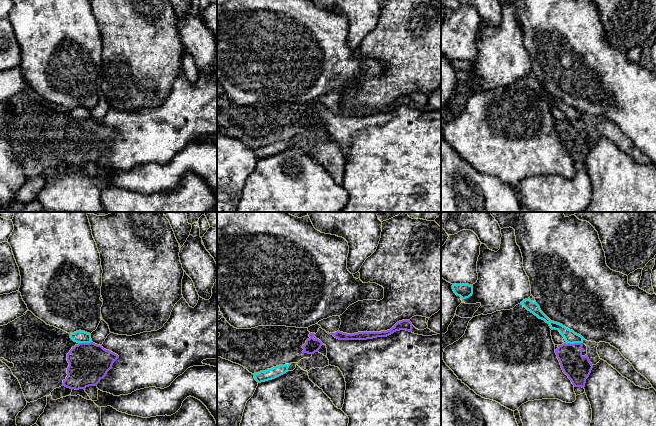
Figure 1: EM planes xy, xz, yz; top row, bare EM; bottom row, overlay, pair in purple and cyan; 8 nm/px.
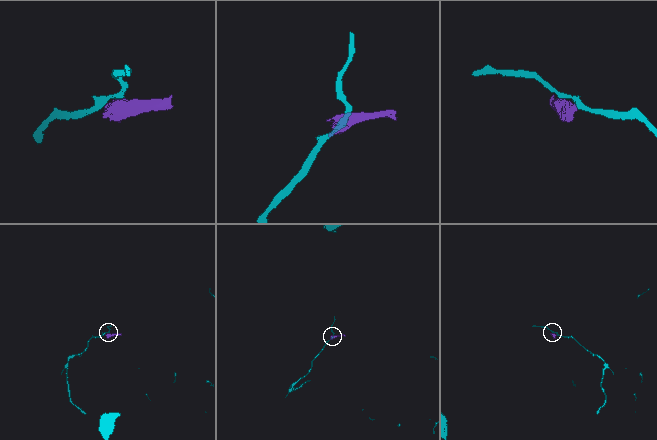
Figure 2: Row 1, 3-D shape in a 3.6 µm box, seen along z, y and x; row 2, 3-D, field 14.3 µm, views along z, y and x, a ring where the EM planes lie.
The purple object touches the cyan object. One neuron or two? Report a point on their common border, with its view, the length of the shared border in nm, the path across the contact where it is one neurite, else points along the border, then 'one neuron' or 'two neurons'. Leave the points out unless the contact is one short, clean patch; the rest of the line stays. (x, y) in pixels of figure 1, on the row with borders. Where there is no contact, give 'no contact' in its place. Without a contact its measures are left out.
meets purple in yz at (575, 343); contact 110 nm long; two neurons

